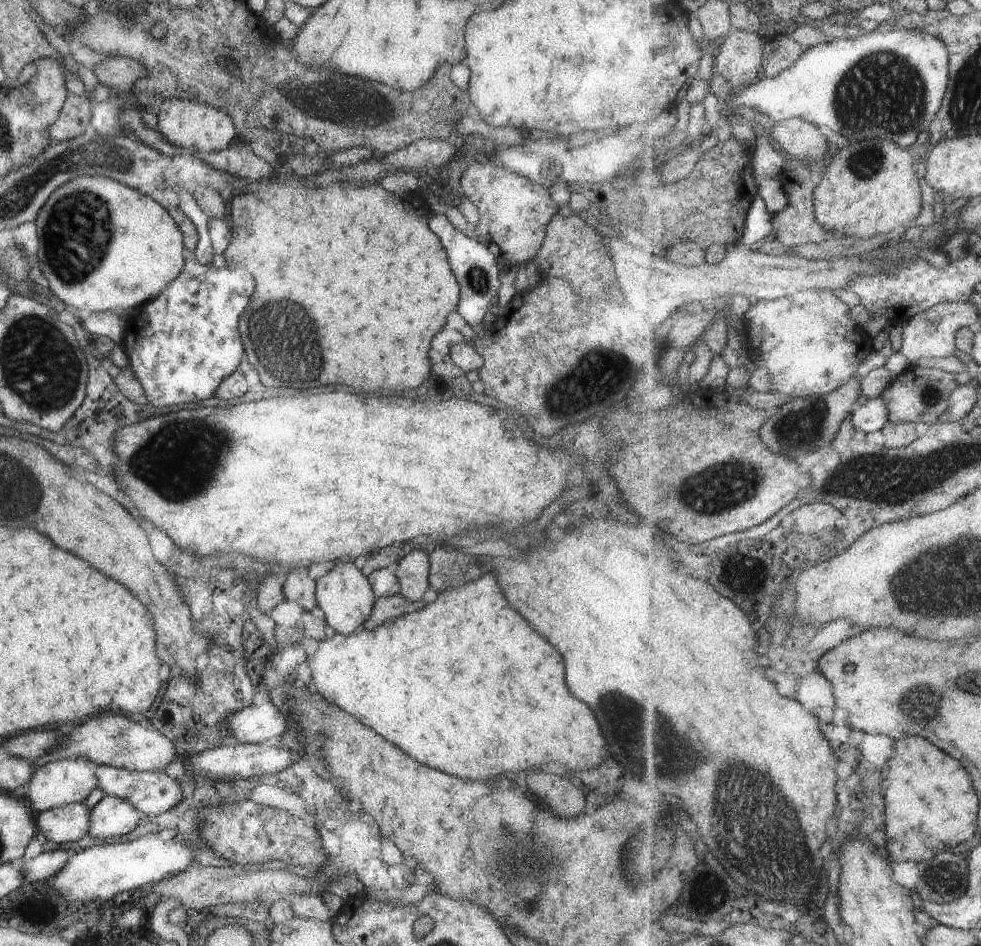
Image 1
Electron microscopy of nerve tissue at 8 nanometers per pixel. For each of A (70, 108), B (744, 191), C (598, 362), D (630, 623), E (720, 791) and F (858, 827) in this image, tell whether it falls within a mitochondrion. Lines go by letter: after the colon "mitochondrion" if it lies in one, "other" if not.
A: other
B: other
C: mitochondrion
D: mitochondrion
E: mitochondrion
F: other

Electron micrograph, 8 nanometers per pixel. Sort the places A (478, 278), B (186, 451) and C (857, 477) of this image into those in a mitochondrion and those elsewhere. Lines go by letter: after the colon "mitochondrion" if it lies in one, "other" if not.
A: mitochondrion
B: mitochondrion
C: mitochondrion

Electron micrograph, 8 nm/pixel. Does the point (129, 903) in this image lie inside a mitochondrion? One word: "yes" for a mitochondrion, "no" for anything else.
no

